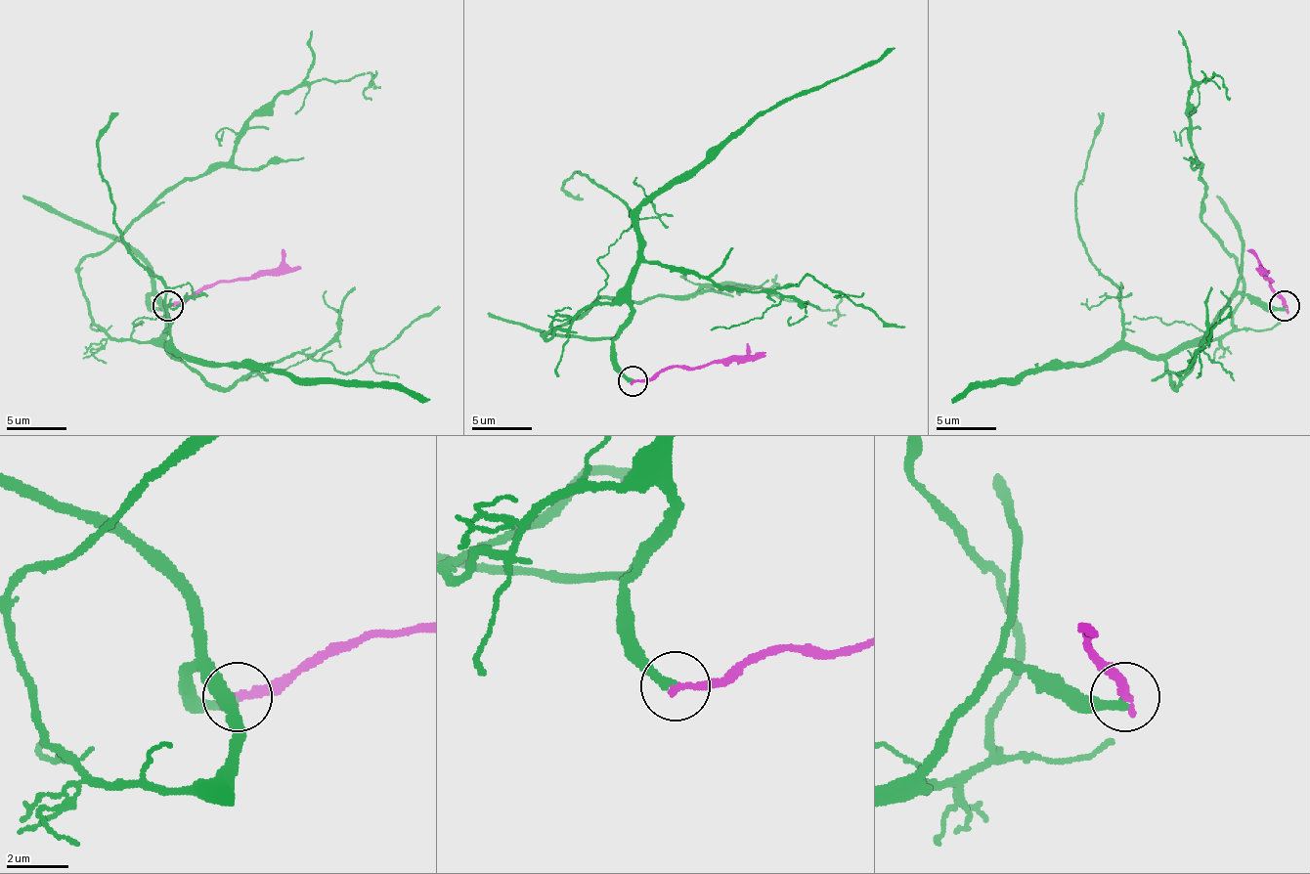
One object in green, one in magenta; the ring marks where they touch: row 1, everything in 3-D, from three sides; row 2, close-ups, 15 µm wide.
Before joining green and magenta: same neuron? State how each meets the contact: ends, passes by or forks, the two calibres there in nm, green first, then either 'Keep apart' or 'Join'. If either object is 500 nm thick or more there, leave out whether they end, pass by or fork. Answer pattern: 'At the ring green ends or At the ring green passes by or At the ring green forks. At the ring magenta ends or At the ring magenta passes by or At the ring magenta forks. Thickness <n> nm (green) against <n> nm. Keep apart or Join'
At the ring green ends. At the ring magenta ends. Thickness 260 nm (green) against 280 nm. Join

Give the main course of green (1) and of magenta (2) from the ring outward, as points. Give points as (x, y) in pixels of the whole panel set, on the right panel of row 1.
1: (1284, 305), (1239, 293), (1205, 338), (1233, 326), (1242, 296), (1202, 221), (1191, 92), (1215, 74), (1230, 101)
2: (1284, 305), (1275, 296), (1272, 281), (1263, 275), (1260, 266)

